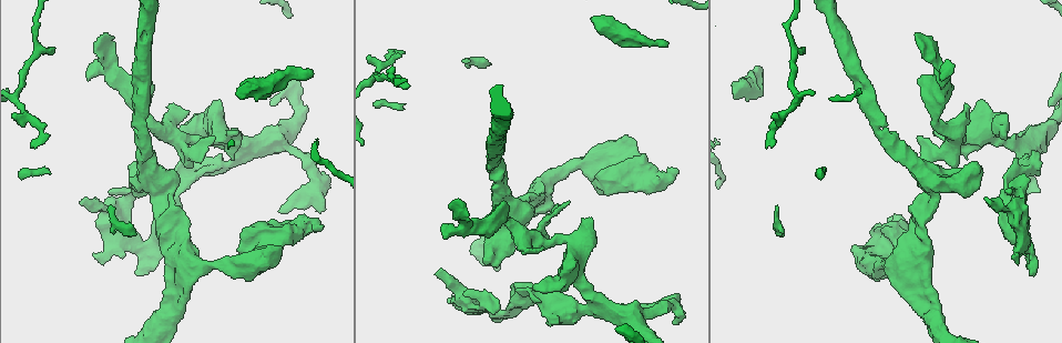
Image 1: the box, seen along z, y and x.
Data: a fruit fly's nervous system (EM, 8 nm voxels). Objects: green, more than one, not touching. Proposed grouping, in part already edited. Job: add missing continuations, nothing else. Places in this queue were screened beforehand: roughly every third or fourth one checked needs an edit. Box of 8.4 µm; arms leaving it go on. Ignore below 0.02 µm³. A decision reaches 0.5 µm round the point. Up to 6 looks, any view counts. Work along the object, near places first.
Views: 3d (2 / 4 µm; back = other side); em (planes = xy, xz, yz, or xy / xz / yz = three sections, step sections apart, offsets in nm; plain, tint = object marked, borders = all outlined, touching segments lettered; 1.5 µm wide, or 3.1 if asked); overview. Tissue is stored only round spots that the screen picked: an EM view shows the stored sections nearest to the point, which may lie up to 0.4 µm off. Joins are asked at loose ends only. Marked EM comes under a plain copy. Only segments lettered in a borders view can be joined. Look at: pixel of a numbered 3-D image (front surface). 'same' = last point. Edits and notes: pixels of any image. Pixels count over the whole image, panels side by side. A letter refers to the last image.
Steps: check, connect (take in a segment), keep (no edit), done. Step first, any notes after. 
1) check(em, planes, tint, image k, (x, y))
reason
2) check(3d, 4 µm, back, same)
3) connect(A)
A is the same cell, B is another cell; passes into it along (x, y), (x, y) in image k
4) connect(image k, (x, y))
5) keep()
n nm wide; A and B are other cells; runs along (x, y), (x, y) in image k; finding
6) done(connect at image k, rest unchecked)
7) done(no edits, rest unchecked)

check(3d, 4 µm, image 1, (763, 77))
free end

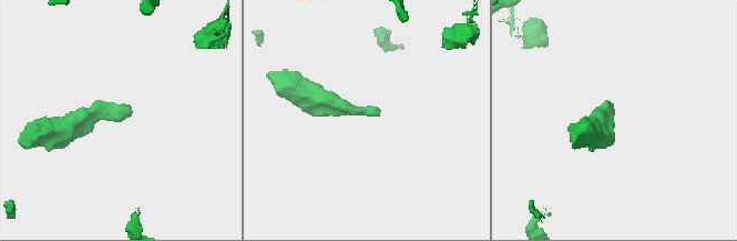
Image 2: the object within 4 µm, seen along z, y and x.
check(em, yz, step 8, borders, image 2, (131, 111))

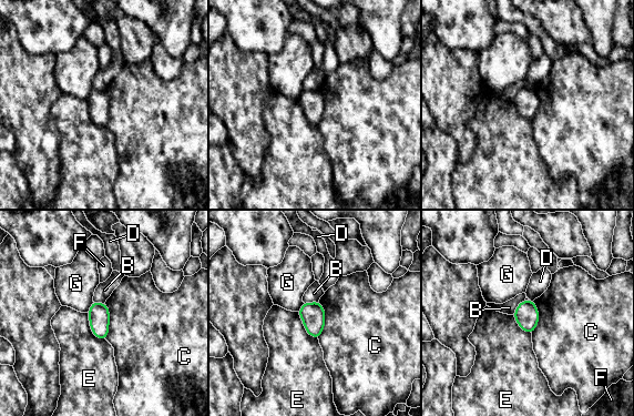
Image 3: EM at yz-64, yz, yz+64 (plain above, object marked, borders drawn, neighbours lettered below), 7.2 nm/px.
check(em, planes, borders, same)

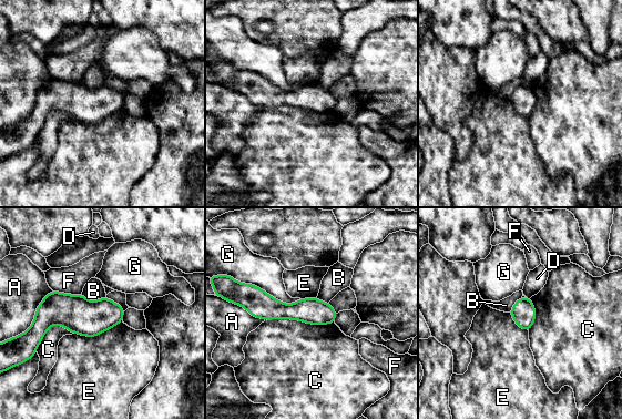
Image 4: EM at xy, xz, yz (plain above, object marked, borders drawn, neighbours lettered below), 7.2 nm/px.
keep()
170 nm wide; A, B, C, D, E, F and G are other cells; runs along (266, 308), (316, 312), (333, 316) in image 4; no lettered segment goes on from it

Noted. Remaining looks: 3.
check(em, planes, borders, image 1, (238, 95))
an open end

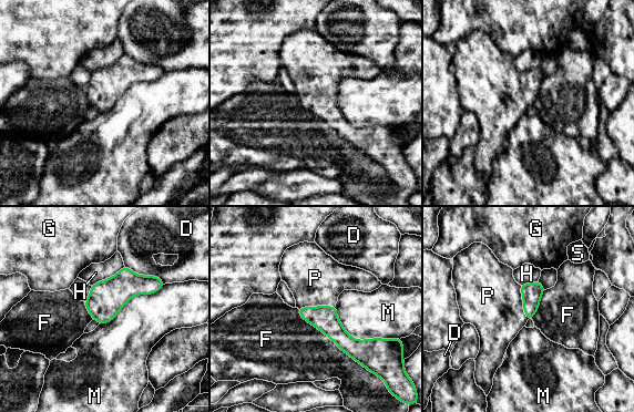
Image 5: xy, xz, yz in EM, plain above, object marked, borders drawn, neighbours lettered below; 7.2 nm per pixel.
connect(P)
P is the same cell, D, F, G, H, M and S are other cells; the cell continues

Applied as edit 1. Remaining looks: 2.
done(connect at image 5, rest unchecked)

